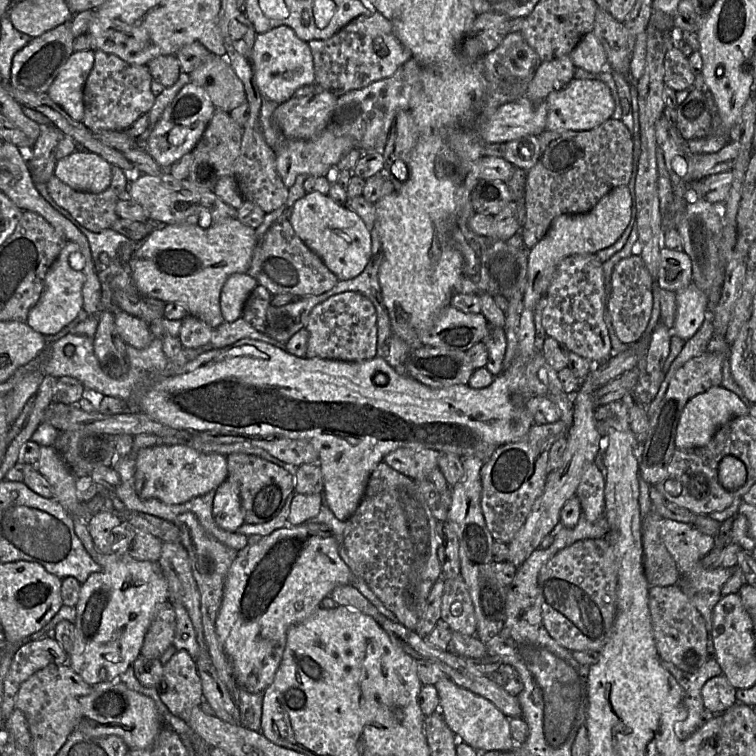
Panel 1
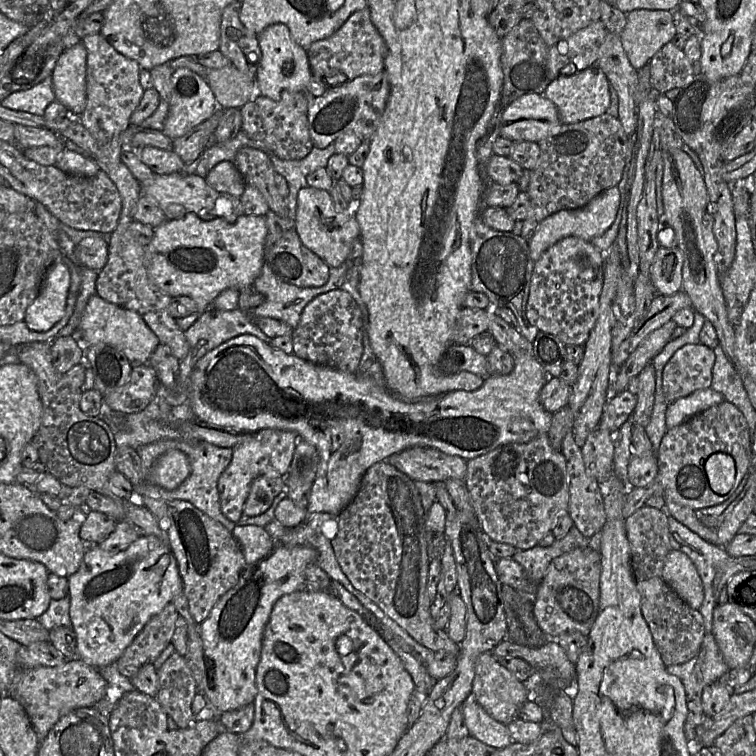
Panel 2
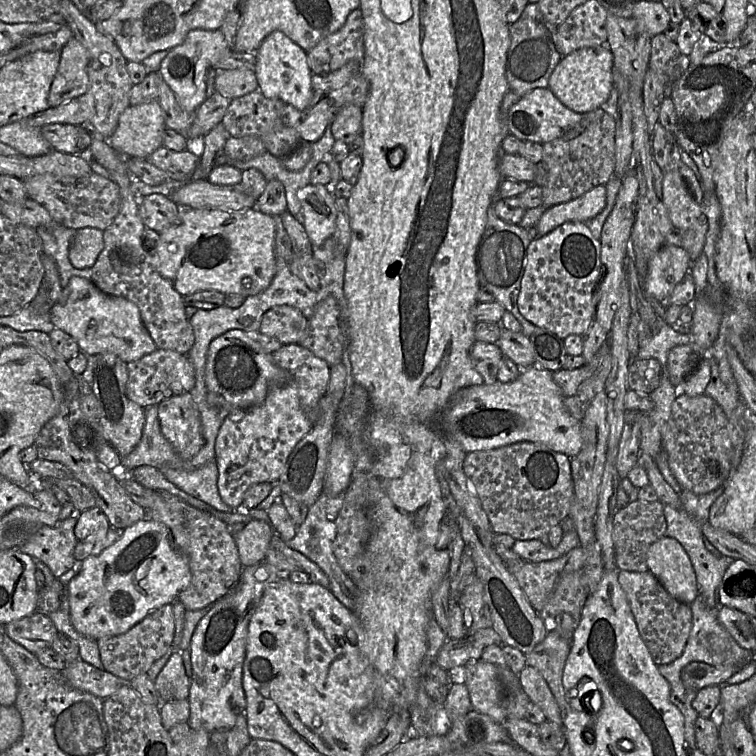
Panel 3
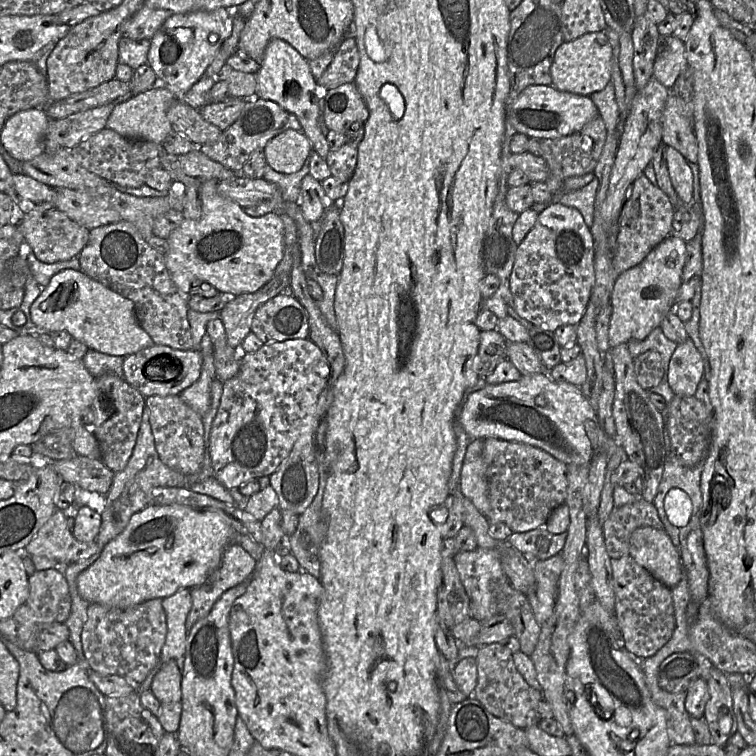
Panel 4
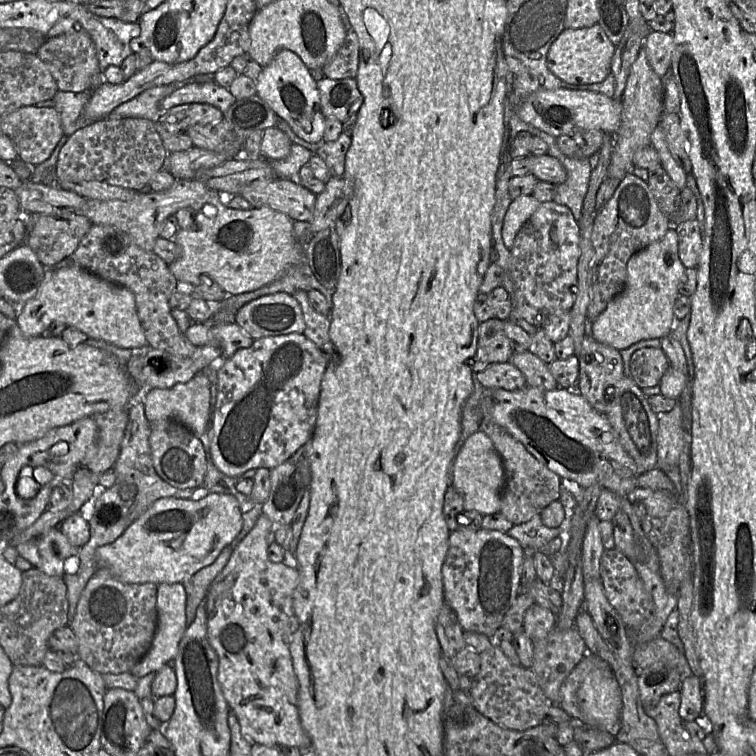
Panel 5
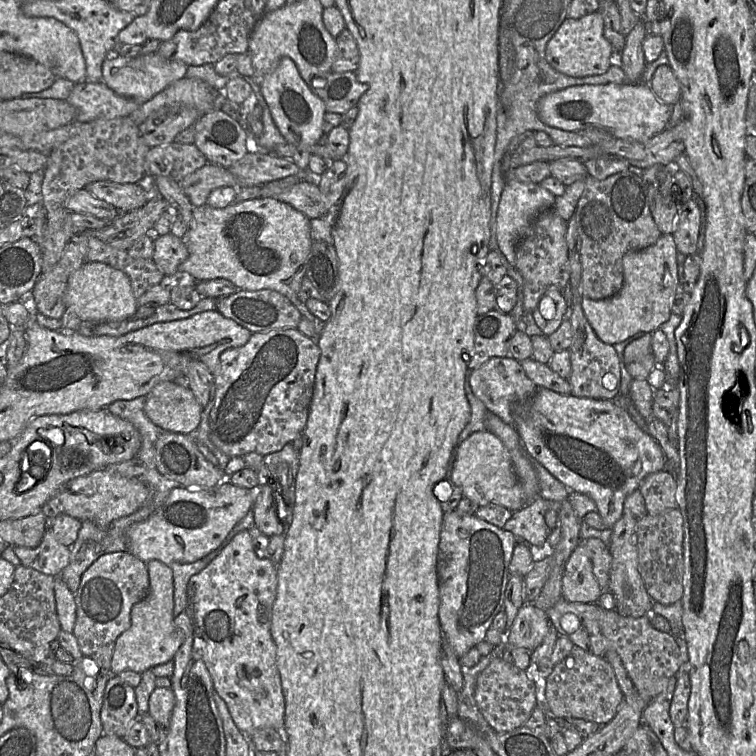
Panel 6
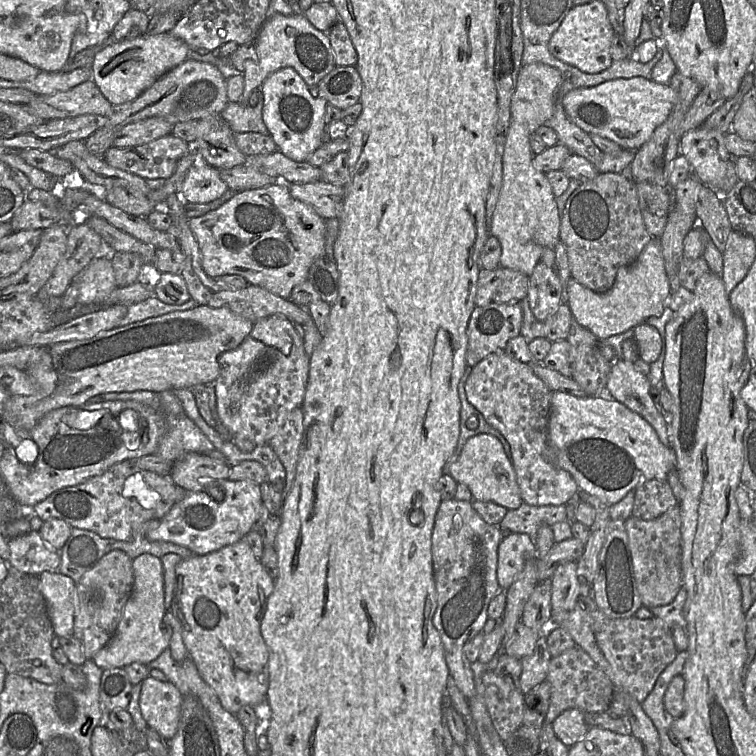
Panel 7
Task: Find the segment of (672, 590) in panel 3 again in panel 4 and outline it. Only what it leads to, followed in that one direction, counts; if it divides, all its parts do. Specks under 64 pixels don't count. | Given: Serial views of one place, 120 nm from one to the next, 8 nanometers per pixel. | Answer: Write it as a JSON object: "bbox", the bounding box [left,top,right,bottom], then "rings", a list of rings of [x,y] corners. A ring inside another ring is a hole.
{"bbox":[629,529,684,589],"rings":[[[636,529],[630,537],[629,556],[664,586],[671,589],[684,576],[679,550],[664,530]]]}

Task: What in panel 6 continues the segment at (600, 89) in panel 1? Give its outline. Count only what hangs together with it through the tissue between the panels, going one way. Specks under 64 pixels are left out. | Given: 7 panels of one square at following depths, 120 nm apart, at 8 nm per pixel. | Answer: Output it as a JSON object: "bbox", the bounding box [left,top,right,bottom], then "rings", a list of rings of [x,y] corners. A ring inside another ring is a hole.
{"bbox":[546,11,614,77],"rings":[[[599,11],[579,19],[566,18],[546,45],[547,62],[558,72],[571,77],[605,73],[614,62],[614,50],[604,36],[604,21]]]}

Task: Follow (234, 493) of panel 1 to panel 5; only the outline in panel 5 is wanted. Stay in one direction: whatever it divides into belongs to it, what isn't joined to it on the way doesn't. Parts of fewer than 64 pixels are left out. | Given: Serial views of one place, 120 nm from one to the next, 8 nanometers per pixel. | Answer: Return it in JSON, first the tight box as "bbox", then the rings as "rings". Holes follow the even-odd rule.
{"bbox":[210,333,327,478],"rings":[[[290,333],[256,339],[250,347],[237,350],[231,357],[220,361],[216,365],[217,401],[213,415],[213,434],[210,448],[214,463],[223,474],[242,478],[242,475],[250,469],[267,468],[271,470],[290,459],[304,443],[311,440],[317,418],[321,381],[327,363],[327,354],[319,349],[303,333]]]}

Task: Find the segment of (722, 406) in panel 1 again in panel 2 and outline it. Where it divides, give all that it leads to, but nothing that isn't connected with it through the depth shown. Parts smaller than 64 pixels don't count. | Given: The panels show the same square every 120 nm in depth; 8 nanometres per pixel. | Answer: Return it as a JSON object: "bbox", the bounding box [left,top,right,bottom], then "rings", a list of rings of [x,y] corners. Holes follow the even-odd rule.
{"bbox":[666,388,724,429],"rings":[[[712,388],[701,389],[669,404],[666,427],[672,429],[708,408],[724,402],[723,395]]]}

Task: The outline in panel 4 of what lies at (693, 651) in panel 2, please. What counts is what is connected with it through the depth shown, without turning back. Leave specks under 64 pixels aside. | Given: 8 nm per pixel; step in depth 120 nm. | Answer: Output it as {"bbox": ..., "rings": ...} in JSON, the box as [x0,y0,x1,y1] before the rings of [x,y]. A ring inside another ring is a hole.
{"bbox":[611,556,676,659],"rings":[[[630,556],[611,559],[615,617],[626,649],[645,659],[653,656],[672,637],[676,628],[671,590],[654,578]]]}

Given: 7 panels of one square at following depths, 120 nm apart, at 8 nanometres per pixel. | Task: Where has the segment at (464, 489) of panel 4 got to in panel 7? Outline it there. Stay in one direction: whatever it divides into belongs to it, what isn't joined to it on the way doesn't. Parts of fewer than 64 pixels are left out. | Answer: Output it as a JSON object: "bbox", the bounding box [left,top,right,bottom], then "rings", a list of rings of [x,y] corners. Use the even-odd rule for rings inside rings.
{"bbox":[449,434,523,510],"rings":[[[490,434],[470,437],[459,457],[450,466],[449,473],[457,483],[465,484],[475,501],[494,502],[513,510],[523,503],[514,468],[500,441]]]}

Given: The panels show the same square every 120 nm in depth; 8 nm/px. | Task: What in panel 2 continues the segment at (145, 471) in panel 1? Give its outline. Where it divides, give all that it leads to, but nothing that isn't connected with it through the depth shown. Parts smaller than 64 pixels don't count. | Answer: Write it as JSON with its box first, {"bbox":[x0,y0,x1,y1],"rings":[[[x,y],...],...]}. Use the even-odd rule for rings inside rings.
{"bbox":[149,450,191,490],"rings":[[[169,450],[152,465],[149,480],[167,490],[178,488],[189,476],[191,466],[187,455],[180,450]]]}

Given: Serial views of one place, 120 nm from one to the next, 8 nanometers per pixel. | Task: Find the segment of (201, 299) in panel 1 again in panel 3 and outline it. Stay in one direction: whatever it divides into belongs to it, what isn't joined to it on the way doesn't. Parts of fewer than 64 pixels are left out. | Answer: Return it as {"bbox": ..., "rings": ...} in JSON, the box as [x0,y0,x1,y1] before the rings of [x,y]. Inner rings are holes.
{"bbox":[155,208,276,297],"rings":[[[214,208],[182,209],[180,223],[159,235],[155,267],[182,296],[216,290],[244,297],[265,290],[276,273],[275,220],[254,208],[228,212]]]}

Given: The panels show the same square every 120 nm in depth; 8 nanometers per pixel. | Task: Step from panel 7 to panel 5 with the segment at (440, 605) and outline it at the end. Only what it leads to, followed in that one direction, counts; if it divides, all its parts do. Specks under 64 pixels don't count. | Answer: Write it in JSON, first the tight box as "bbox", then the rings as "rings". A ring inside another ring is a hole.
{"bbox":[442,528,525,638],"rings":[[[480,528],[450,532],[449,548],[442,567],[444,602],[455,612],[464,632],[492,638],[494,631],[520,594],[525,553],[520,543],[506,533]]]}

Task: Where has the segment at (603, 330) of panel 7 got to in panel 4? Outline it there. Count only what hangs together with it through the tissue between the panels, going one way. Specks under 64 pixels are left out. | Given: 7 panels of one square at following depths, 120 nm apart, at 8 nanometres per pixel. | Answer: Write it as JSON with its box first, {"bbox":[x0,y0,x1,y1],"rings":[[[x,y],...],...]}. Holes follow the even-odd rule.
{"bbox":[610,236,686,349],"rings":[[[668,236],[640,264],[618,276],[610,299],[610,349],[631,340],[644,340],[653,329],[660,326],[669,312],[674,311],[686,257],[686,242],[681,238]]]}

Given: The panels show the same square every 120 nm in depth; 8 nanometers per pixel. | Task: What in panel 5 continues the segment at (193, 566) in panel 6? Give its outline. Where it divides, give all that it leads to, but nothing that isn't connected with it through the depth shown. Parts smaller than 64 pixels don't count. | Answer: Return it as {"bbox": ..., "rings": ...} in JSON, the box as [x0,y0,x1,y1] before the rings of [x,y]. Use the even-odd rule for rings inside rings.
{"bbox":[182,543,234,627],"rings":[[[231,543],[229,546],[226,546],[211,565],[200,569],[195,574],[183,581],[182,584],[187,595],[187,627],[194,621],[197,609],[201,602],[204,600],[211,583],[219,575],[219,573],[223,570],[229,561],[229,558],[234,549],[232,548],[232,544],[233,543]]]}

